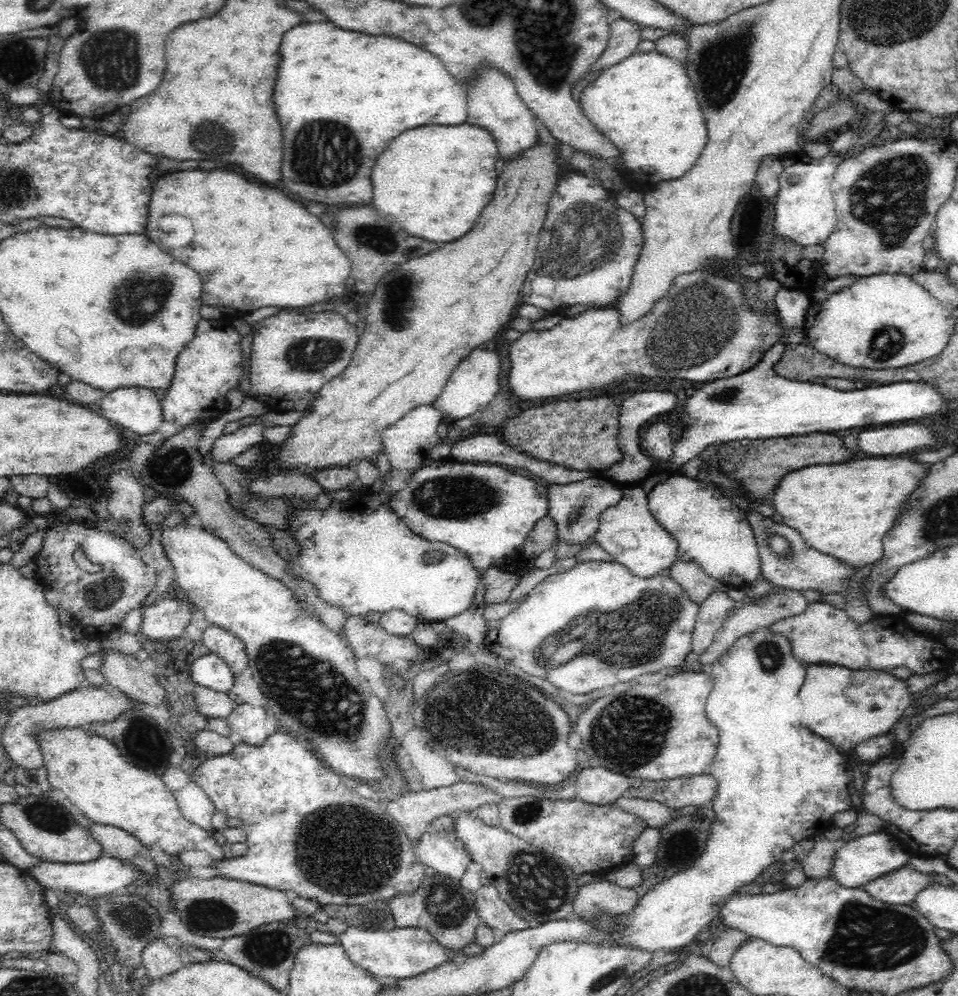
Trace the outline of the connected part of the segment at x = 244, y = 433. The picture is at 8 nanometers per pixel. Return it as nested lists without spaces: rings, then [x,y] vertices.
[[[262,424],[242,426],[232,433],[222,434],[213,443],[209,458],[219,463],[228,463],[262,442],[265,427]]]

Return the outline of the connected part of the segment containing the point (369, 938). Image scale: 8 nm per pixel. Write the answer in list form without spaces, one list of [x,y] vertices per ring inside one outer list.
[[[348,927],[339,934],[339,942],[349,959],[373,977],[408,978],[432,970],[446,962],[452,962],[455,956],[472,956],[480,954],[484,947],[473,943],[460,950],[446,950],[429,932],[421,928],[394,927],[388,932],[370,931],[366,928]]]

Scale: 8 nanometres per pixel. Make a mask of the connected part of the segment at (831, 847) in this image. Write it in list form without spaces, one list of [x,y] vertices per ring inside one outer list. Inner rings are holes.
[[[815,839],[815,844],[808,852],[801,867],[807,878],[822,879],[830,875],[830,868],[834,861],[835,841],[830,839]]]

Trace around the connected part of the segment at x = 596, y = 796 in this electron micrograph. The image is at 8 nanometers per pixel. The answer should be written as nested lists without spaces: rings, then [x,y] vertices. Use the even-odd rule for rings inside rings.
[[[602,766],[586,767],[575,774],[575,798],[596,806],[614,802],[616,798],[626,794],[630,786],[627,776],[616,774]]]

